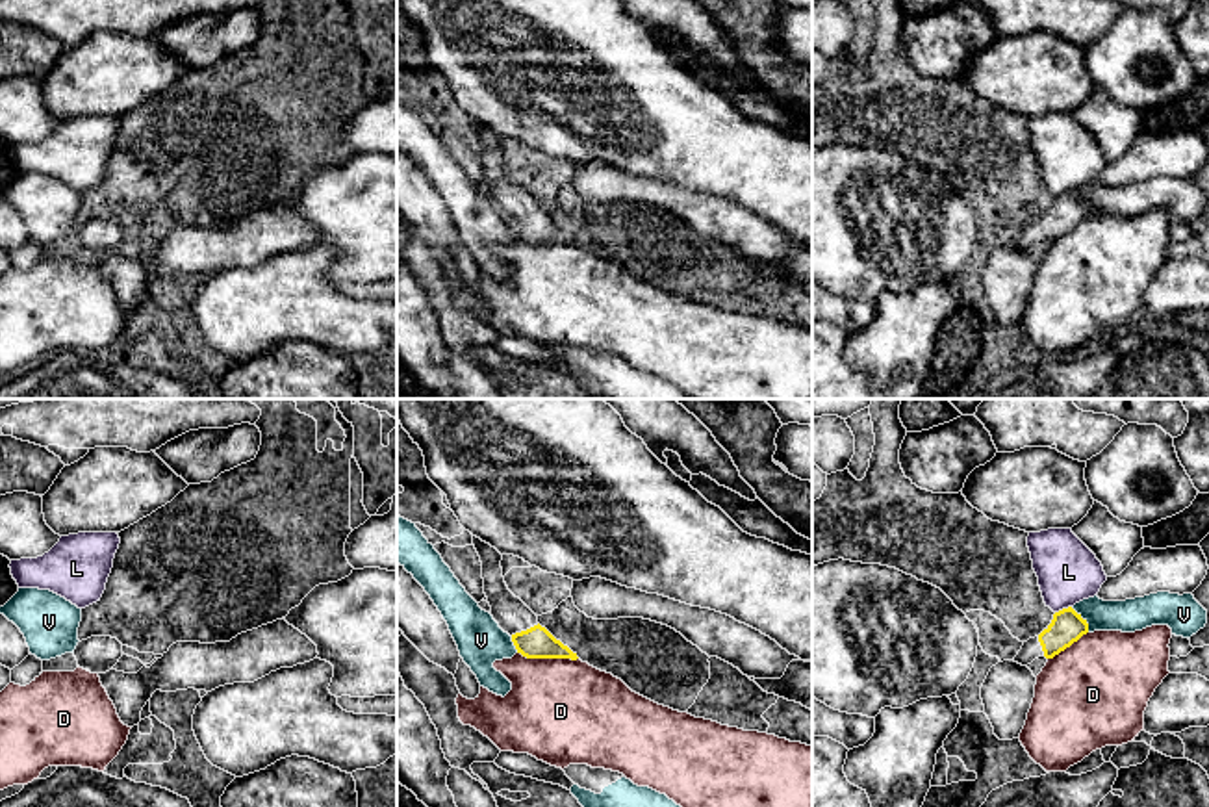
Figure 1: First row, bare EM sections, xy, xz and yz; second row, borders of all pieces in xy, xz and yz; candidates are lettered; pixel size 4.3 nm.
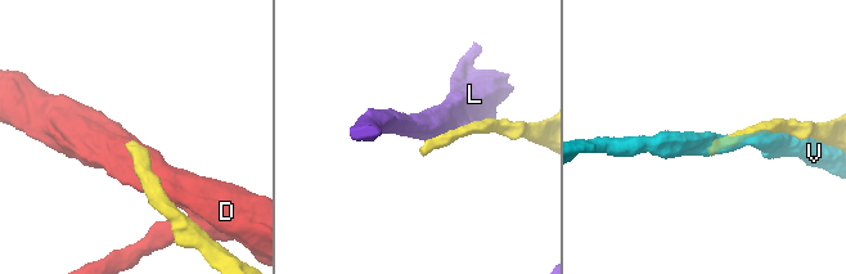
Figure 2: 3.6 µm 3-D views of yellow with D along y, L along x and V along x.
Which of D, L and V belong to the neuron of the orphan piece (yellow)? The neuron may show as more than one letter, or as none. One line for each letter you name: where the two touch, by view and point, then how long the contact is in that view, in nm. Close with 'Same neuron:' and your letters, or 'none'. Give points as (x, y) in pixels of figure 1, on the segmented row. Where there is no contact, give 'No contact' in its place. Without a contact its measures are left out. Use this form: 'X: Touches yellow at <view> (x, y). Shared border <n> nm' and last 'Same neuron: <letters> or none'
Same neuron: none

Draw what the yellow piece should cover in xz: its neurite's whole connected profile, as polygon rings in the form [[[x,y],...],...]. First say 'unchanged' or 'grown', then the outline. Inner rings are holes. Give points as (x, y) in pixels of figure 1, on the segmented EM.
grown; [[[473,536],[473,545],[482,562],[484,594],[491,616],[512,636],[517,653],[527,659],[577,660],[577,653],[541,627],[538,616],[508,590],[501,568],[503,555],[477,536]]]

